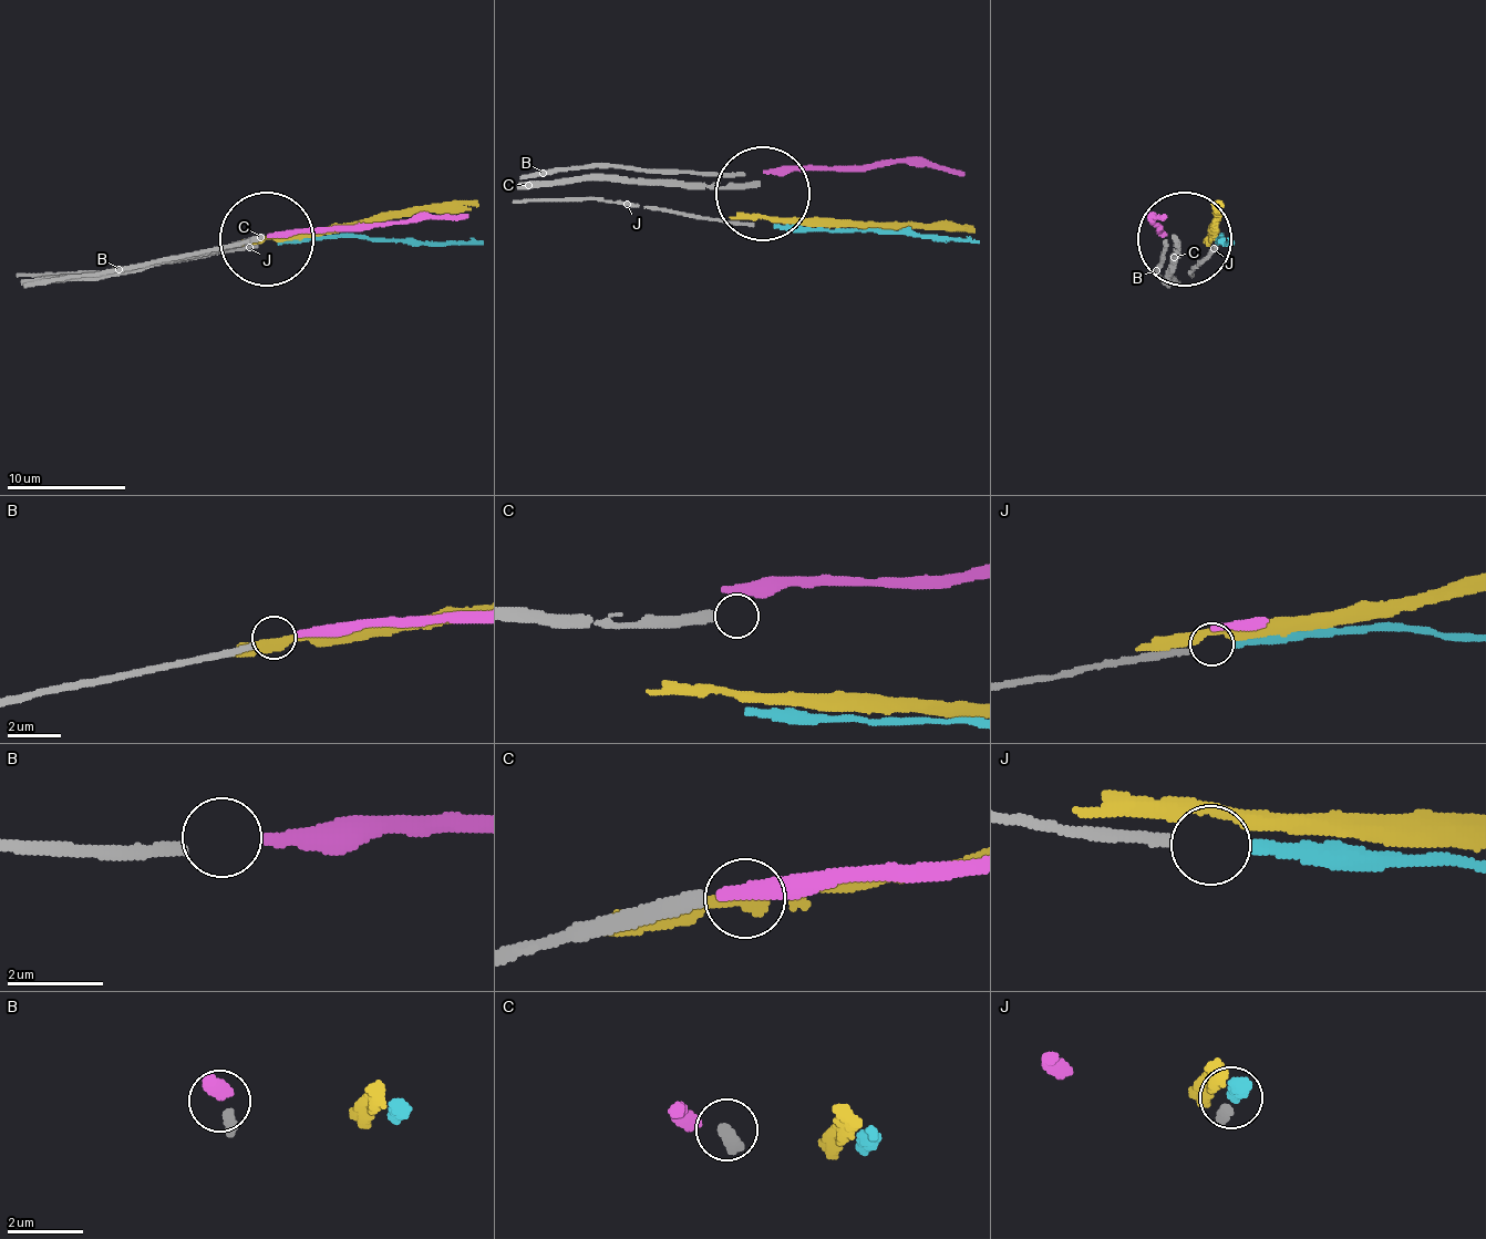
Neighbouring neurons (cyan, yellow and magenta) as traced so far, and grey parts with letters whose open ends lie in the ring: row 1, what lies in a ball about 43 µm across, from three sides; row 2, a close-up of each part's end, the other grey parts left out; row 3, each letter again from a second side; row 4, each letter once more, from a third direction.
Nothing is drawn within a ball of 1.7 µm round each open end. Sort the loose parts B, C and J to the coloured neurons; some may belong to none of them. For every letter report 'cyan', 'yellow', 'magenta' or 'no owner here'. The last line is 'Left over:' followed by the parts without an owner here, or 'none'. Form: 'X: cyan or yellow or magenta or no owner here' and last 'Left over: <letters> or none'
B: magenta
C: no owner here
J: cyan
Left over: C

